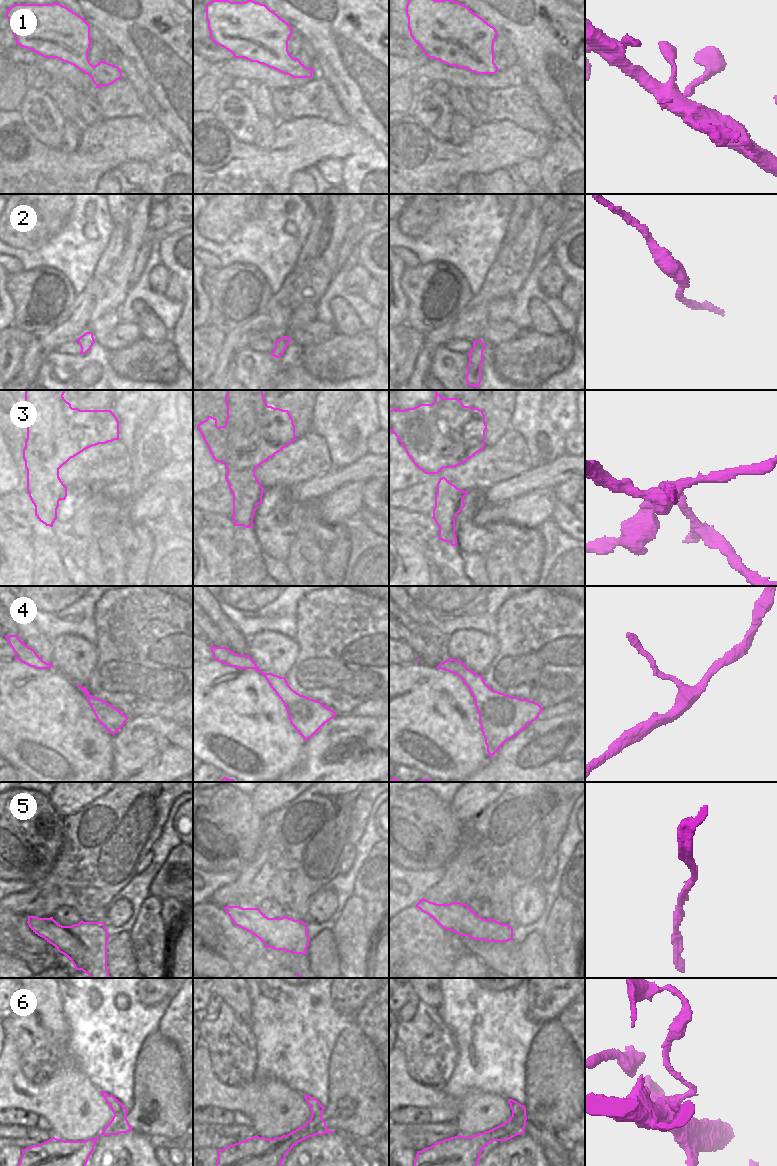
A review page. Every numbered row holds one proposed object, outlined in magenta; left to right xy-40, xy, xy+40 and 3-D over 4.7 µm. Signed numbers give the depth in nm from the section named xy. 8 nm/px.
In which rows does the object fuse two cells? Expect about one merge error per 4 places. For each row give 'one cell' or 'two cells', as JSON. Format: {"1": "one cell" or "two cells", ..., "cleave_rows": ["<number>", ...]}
{"1": "one cell", "2": "one cell", "3": "two cells", "4": "one cell", "5": "one cell", "6": "two cells", "cleave_rows": ["3", "6"]}

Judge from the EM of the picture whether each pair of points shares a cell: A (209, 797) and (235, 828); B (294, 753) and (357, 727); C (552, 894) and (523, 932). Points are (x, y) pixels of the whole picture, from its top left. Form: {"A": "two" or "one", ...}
{"A": "one", "B": "two", "C": "one"}

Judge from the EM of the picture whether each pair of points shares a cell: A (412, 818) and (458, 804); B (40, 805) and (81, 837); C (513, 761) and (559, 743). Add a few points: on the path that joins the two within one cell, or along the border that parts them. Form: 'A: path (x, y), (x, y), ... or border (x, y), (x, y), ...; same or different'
A: border (448, 804), (458, 822); different
B: border (65, 818), (65, 834), (61, 847); different
C: path (524, 761), (541, 761), (548, 754); same

